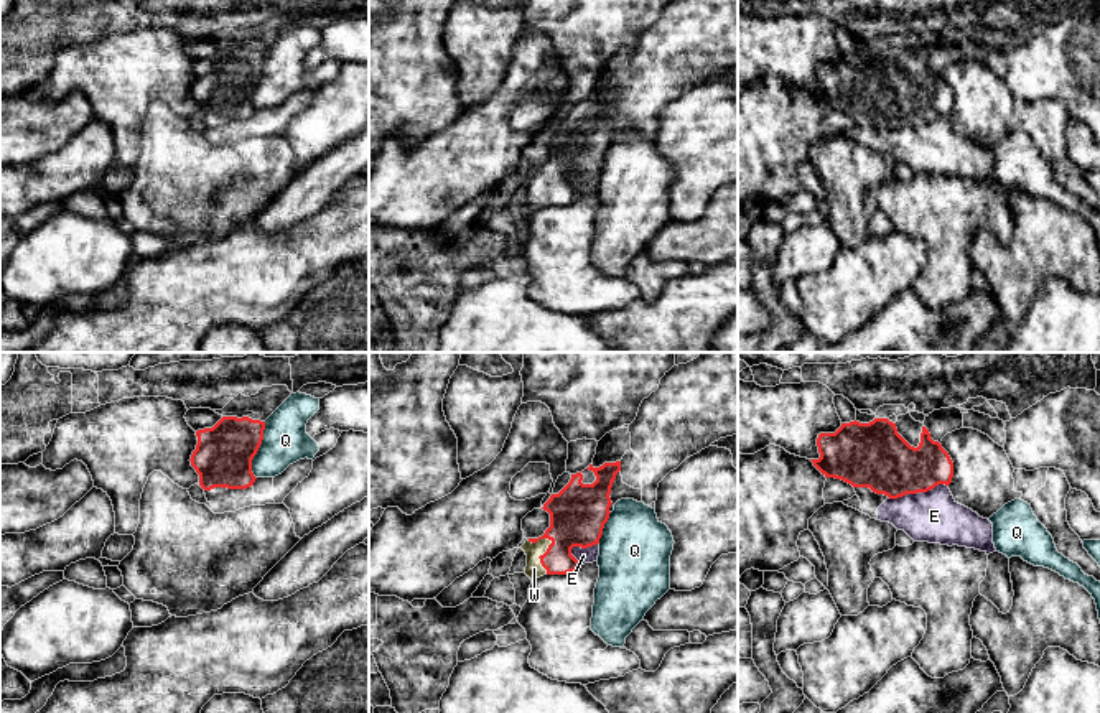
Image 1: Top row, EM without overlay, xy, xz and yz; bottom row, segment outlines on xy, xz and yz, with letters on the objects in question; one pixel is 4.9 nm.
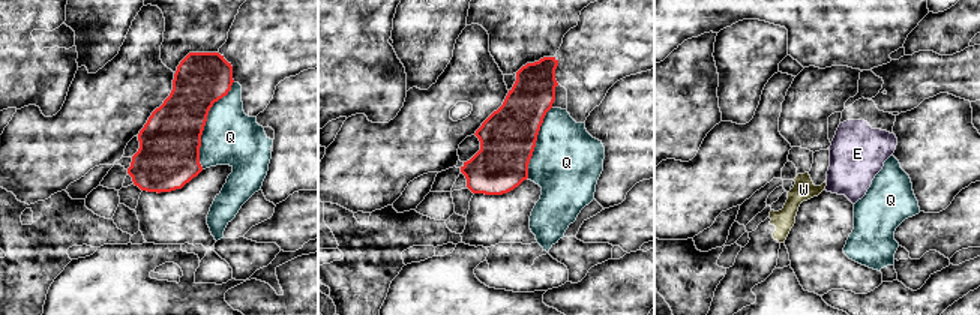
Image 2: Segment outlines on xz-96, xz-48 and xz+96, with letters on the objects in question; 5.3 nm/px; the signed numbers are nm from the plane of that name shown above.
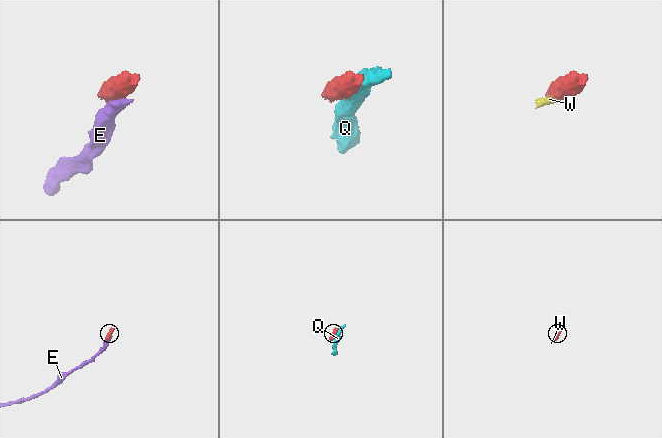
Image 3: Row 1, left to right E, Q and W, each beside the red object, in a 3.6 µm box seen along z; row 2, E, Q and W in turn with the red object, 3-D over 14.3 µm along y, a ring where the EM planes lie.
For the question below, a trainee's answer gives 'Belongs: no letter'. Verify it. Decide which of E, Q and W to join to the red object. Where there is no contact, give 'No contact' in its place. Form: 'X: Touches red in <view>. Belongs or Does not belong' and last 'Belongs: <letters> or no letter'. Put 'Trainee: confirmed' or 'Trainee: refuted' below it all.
E: Touches red in yz. Does not belong
Q: Touches red in xy. Does not belong
W: Touches red in xz. Belongs
Belongs: W
Trainee: refuted

